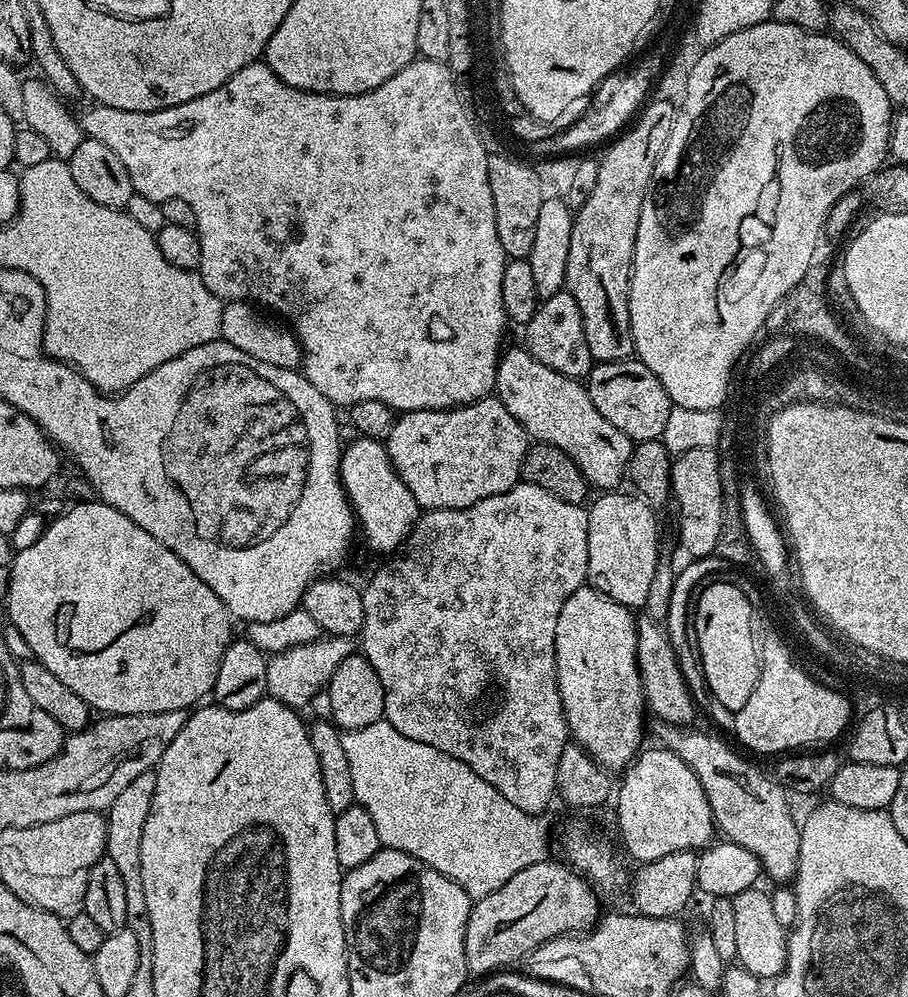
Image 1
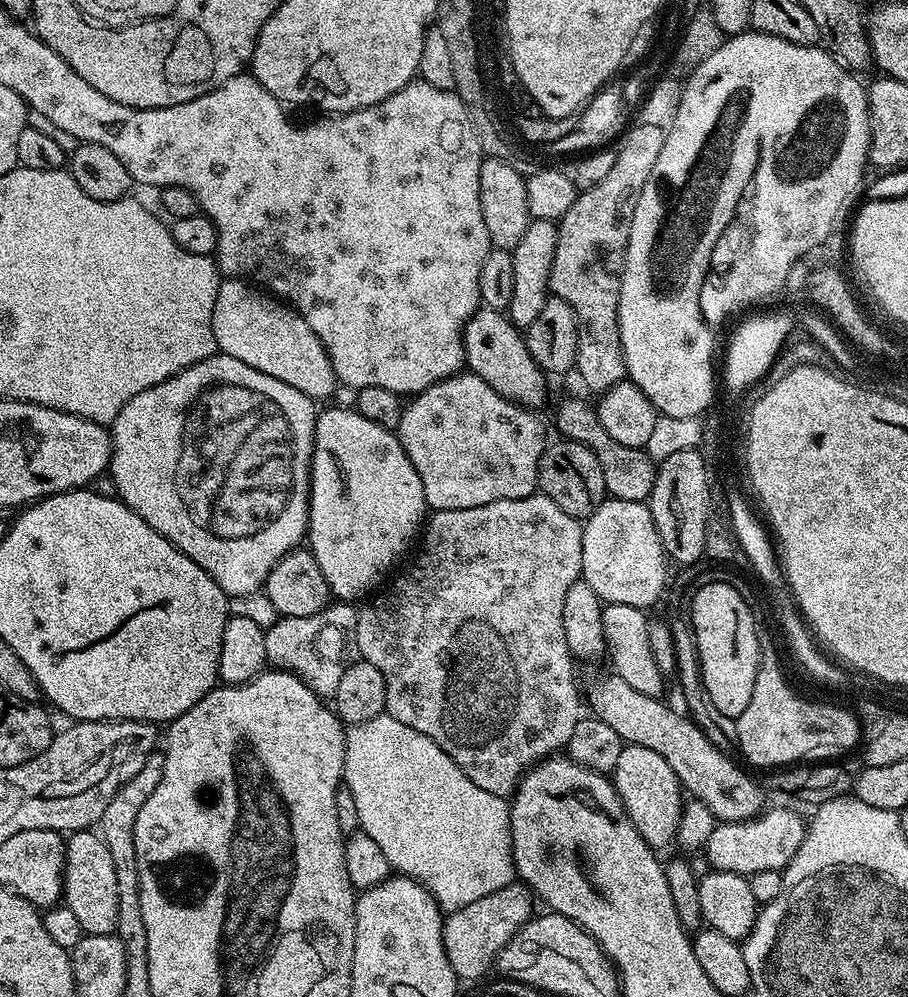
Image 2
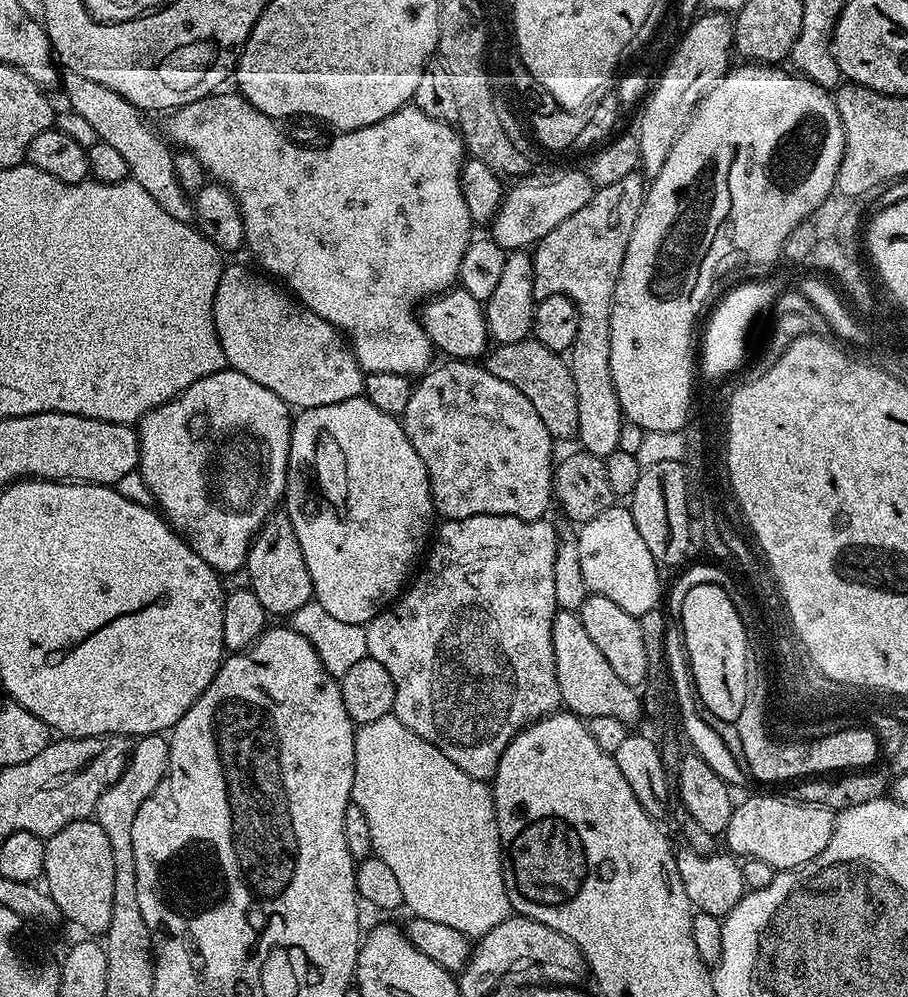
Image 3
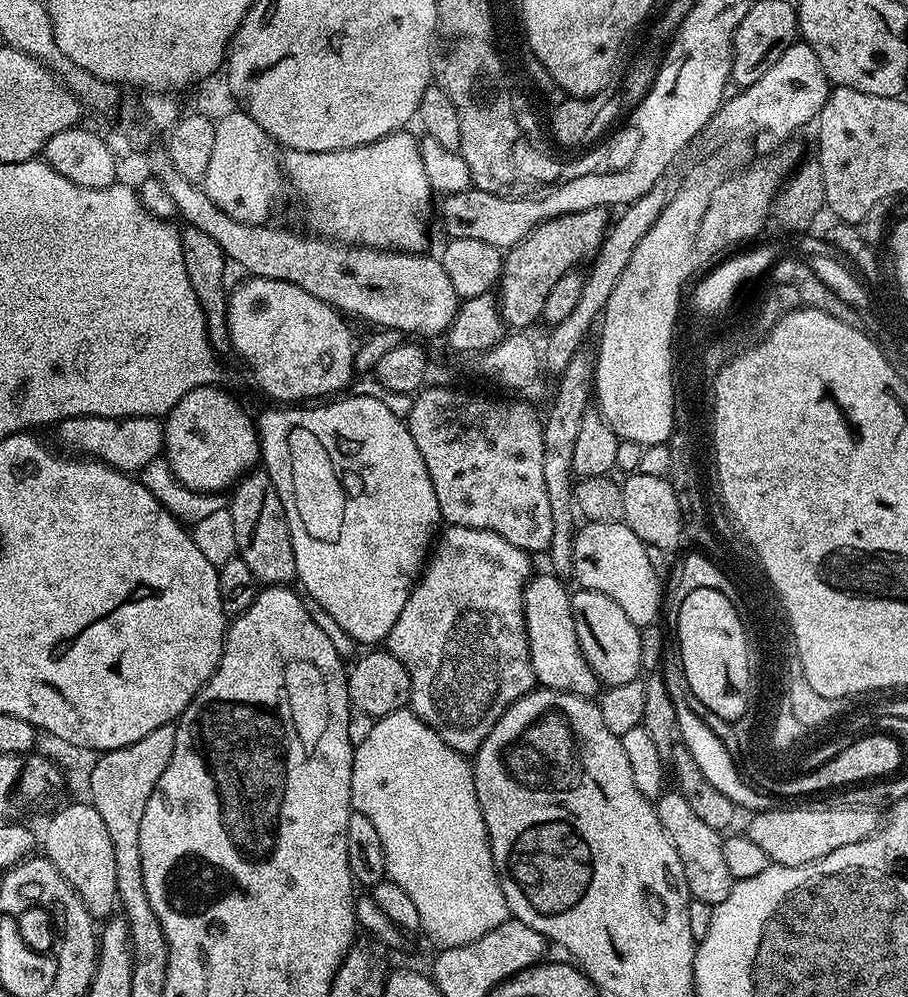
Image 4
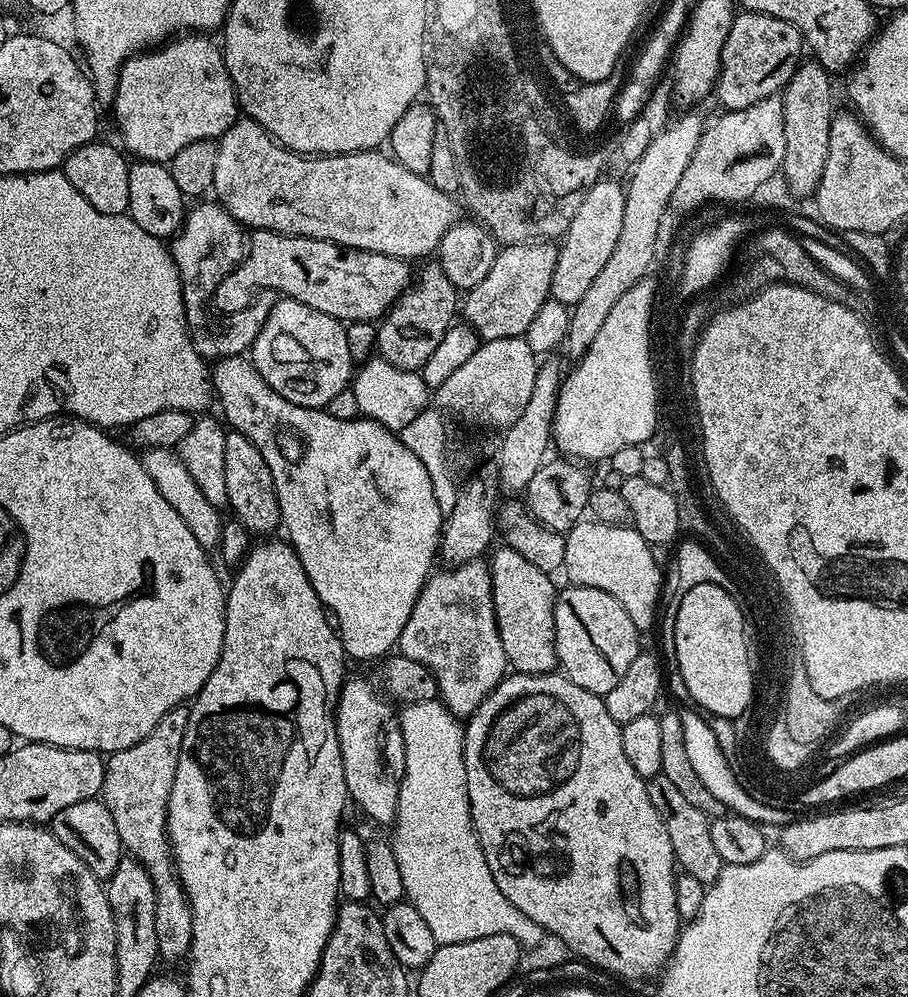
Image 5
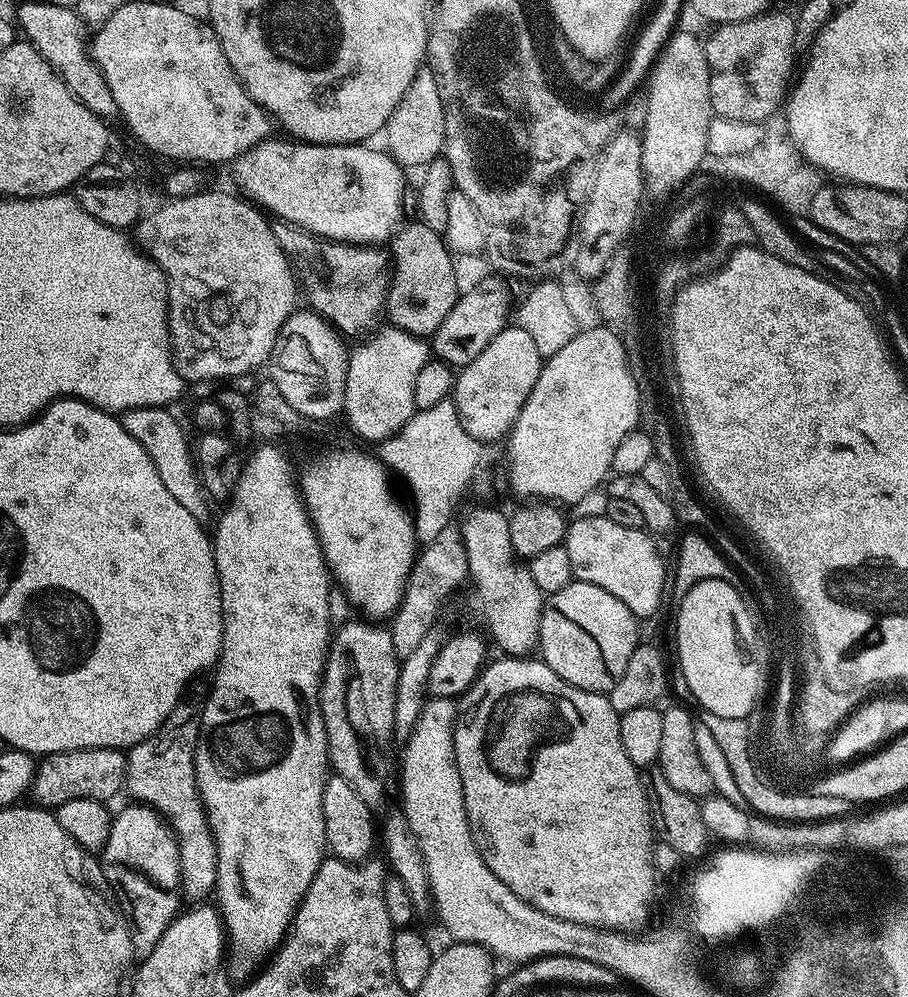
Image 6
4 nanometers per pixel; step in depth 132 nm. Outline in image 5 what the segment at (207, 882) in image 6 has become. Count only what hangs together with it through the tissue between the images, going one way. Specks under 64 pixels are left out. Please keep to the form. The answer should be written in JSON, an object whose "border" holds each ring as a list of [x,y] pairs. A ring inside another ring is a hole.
{"border":[[[188,708],[170,710],[142,738],[126,750],[118,750],[107,757],[100,796],[106,810],[118,826],[118,838],[124,852],[138,860],[150,874],[156,891],[154,930],[158,932],[159,959],[183,961],[192,948],[192,908],[180,887],[172,862],[172,845],[168,842],[168,803],[170,786],[174,786],[174,770],[178,770],[178,754],[182,750],[182,737],[186,734]]]}

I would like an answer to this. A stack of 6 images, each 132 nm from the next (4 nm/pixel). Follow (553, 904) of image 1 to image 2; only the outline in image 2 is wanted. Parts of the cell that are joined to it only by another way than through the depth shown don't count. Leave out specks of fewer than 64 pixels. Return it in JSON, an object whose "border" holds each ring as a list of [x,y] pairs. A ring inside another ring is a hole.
{"border":[[[513,882],[502,890],[494,890],[494,894],[486,894],[486,898],[478,898],[478,902],[470,902],[470,906],[462,906],[444,916],[442,942],[457,981],[476,980],[486,975],[488,968],[490,972],[506,942],[510,942],[510,938],[514,938],[514,934],[532,919],[532,904],[532,893],[523,883]]]}

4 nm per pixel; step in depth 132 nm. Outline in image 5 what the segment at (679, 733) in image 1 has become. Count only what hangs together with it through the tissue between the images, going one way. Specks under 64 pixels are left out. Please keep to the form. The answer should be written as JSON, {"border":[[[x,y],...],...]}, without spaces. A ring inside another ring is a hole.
{"border":[[[507,546],[497,547],[488,560],[491,570],[492,601],[495,606],[499,637],[508,658],[509,667],[515,672],[552,674],[557,671],[556,631],[554,606],[558,584],[547,572],[531,565],[522,554]]]}

